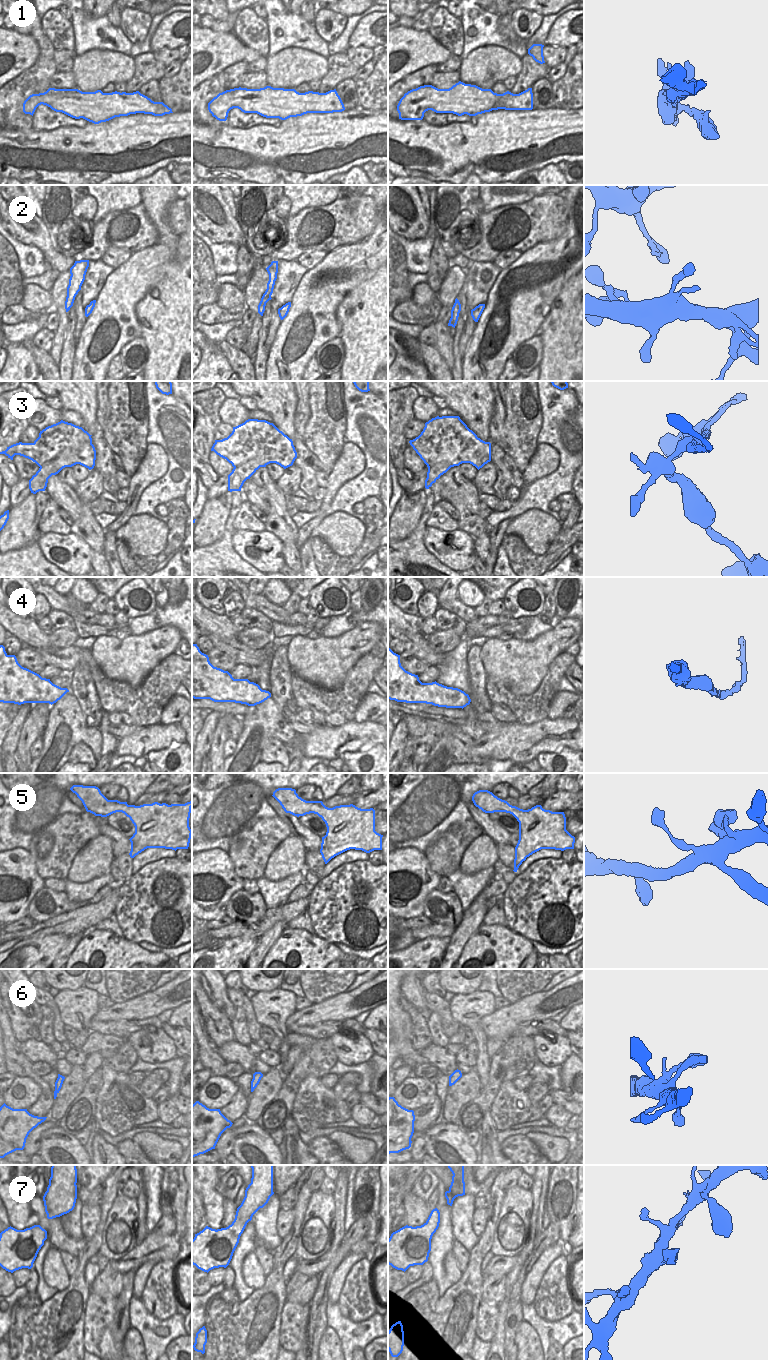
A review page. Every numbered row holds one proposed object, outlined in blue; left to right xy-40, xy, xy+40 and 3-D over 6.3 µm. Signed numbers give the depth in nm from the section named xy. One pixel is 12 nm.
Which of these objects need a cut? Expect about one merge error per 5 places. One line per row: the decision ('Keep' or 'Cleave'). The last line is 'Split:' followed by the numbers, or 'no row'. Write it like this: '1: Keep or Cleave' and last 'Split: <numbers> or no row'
1: Keep
2: Keep
3: Cleave
4: Keep
5: Keep
6: Keep
7: Keep
Split: 3.

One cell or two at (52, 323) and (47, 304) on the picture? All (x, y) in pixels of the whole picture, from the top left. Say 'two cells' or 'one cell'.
two cells

